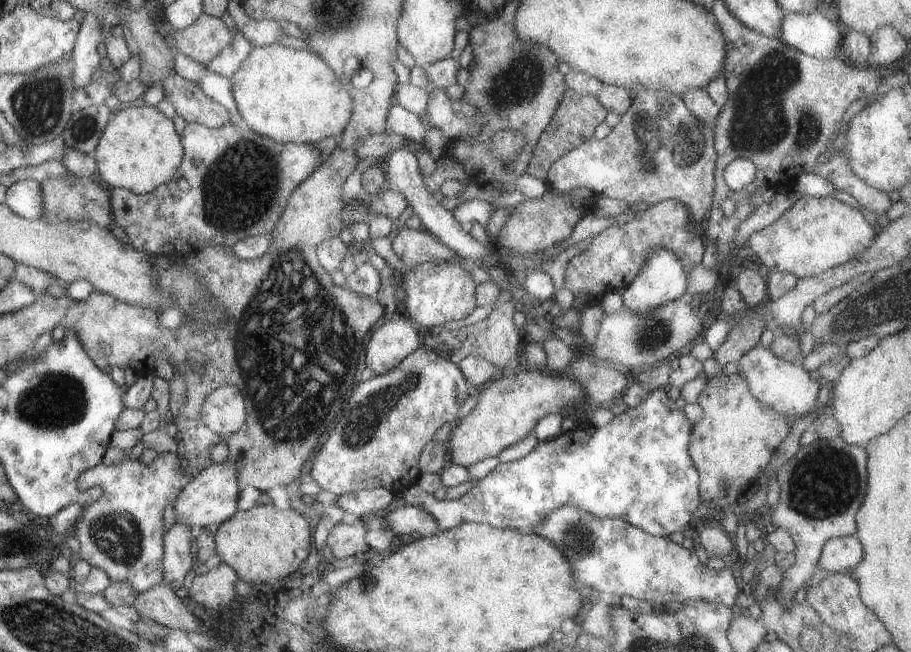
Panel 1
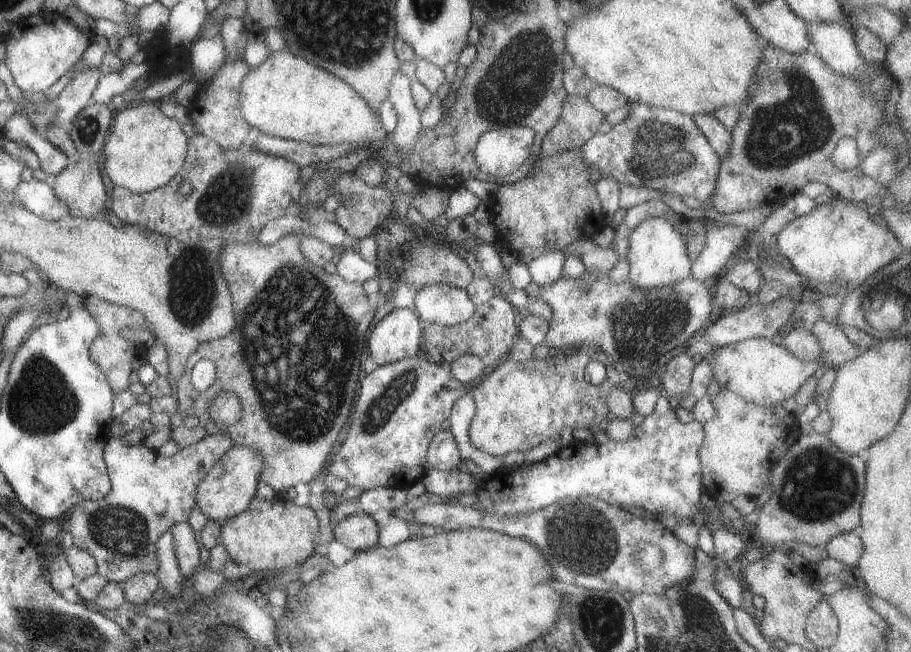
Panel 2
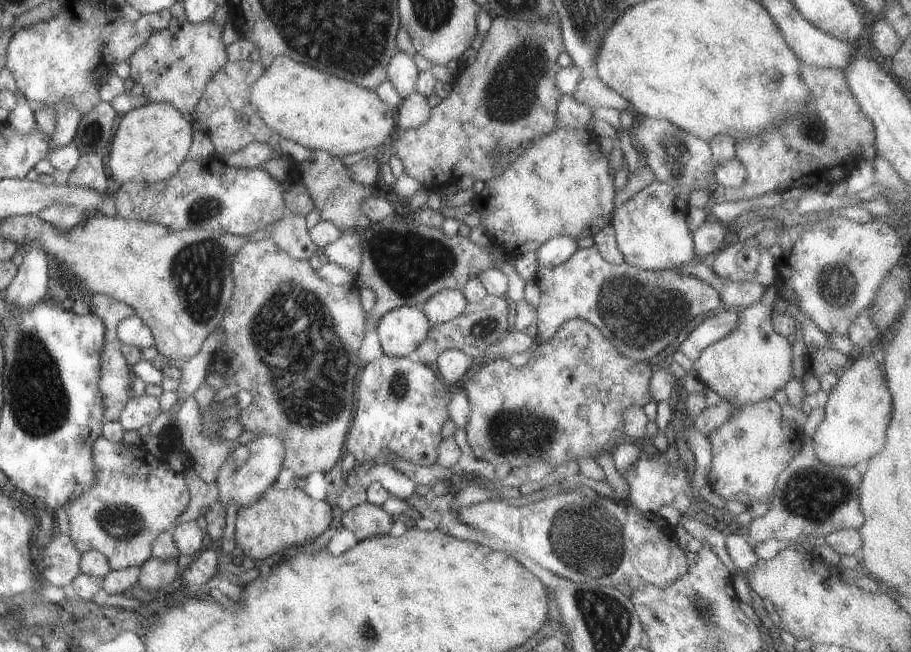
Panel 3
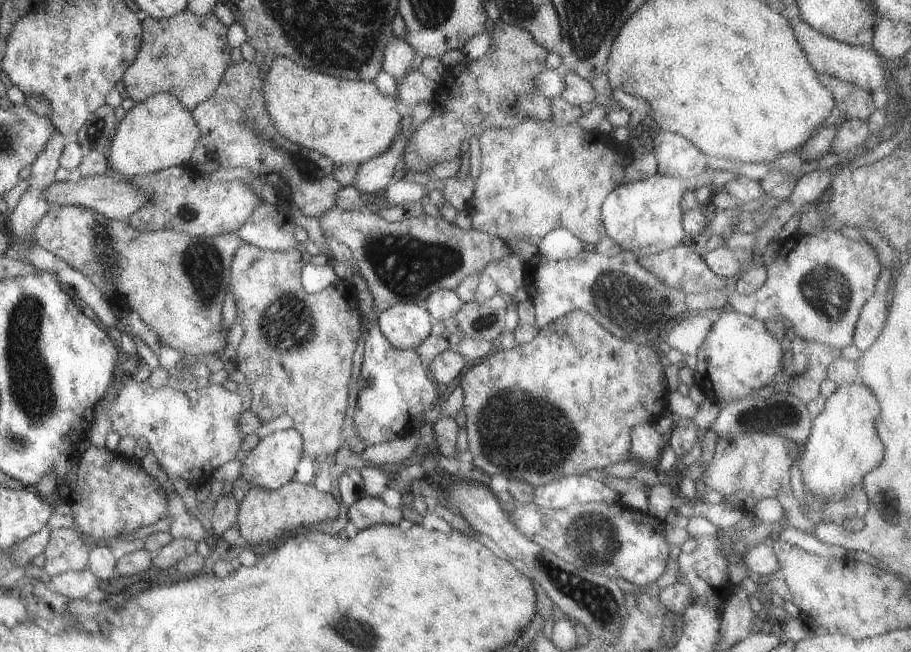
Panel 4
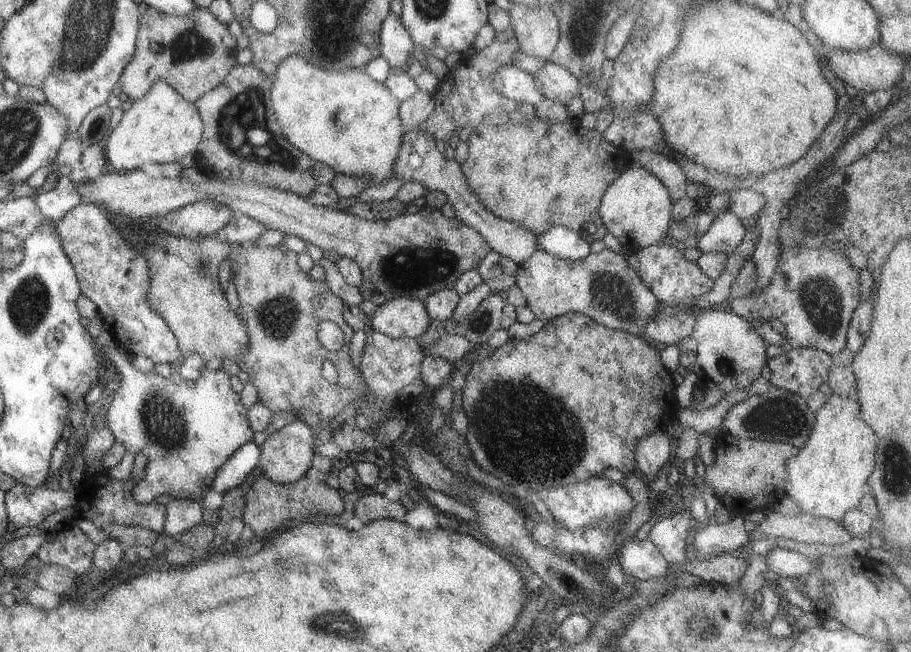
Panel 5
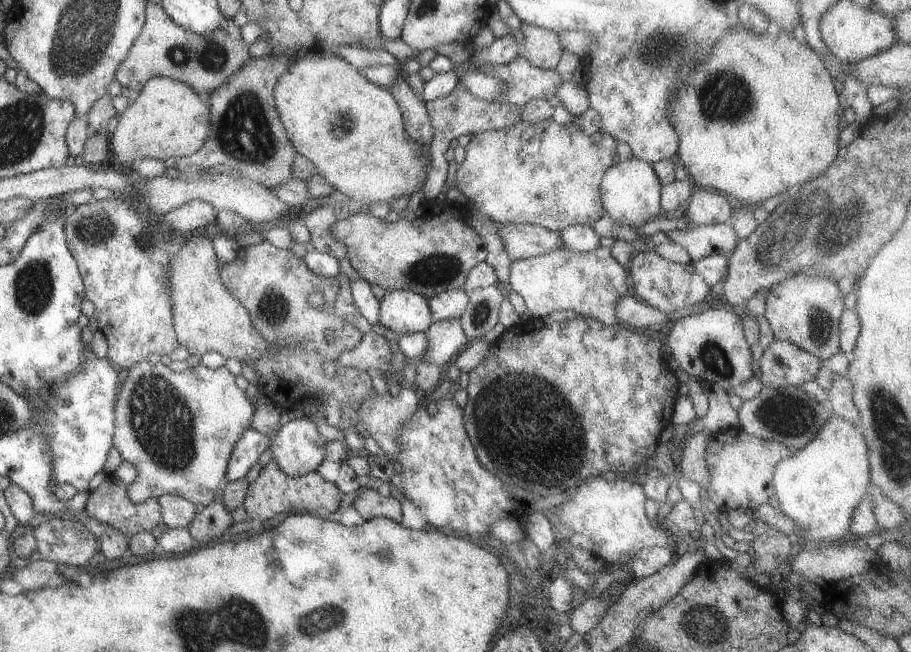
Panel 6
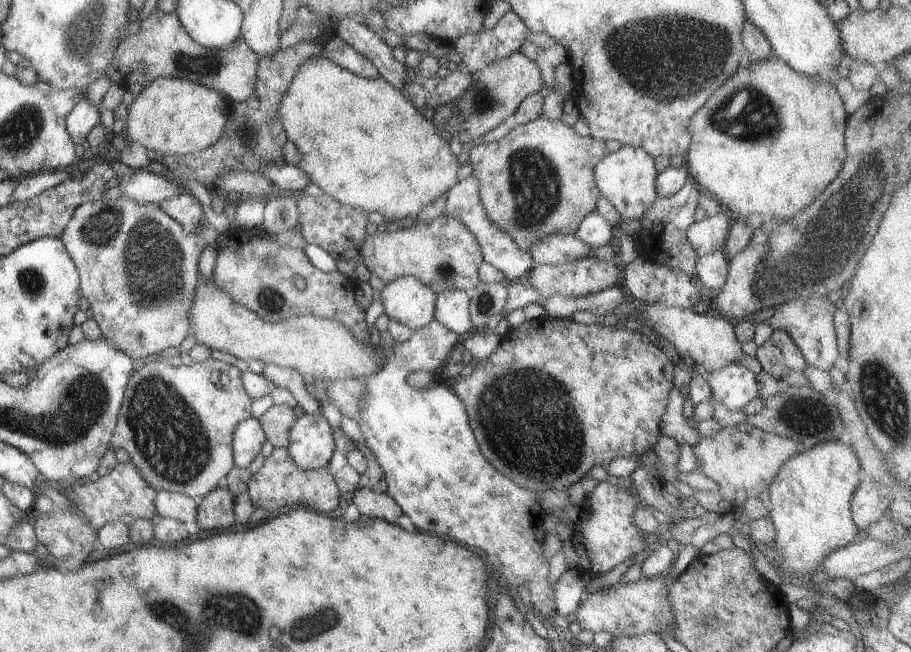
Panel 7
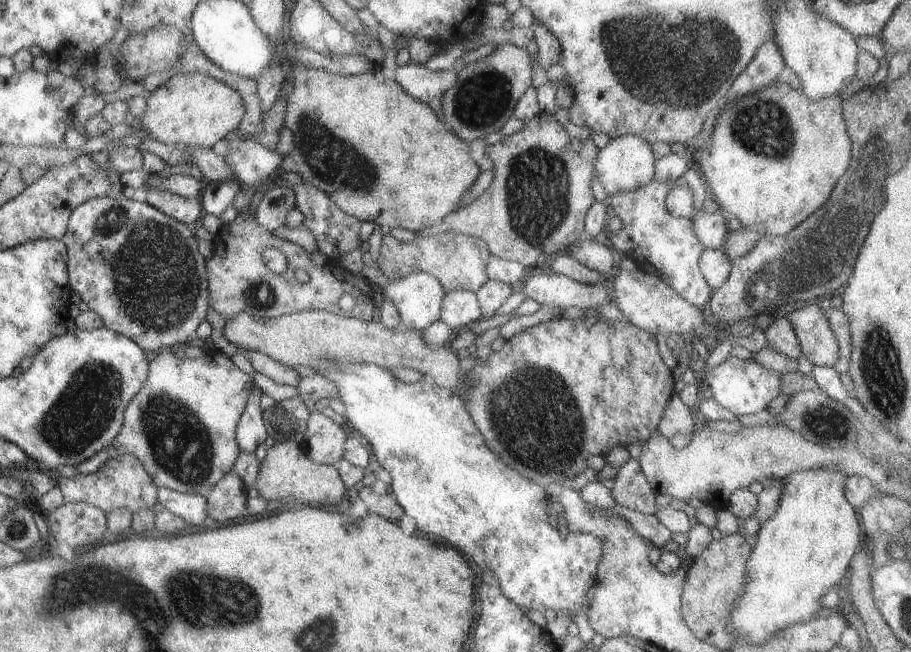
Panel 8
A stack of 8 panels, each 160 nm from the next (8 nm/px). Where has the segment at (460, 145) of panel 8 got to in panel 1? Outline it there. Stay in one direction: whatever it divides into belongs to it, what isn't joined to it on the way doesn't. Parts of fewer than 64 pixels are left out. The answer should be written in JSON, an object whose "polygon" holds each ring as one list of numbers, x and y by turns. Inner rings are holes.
{"polygon":[[271,43,251,47,245,59,228,78,236,111,250,131,278,143,316,144,327,136,338,136,347,124,352,102,329,67,313,52]]}

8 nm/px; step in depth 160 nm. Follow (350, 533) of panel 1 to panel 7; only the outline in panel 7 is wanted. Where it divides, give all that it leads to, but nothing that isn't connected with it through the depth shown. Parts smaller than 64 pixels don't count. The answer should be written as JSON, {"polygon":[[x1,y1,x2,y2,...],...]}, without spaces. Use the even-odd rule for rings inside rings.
{"polygon":[[357,488,353,492,353,504,359,514,363,514,363,517,383,518,383,520,393,522,393,524,402,512,402,510,399,510,399,506,387,496,386,492,375,493,369,488]]}

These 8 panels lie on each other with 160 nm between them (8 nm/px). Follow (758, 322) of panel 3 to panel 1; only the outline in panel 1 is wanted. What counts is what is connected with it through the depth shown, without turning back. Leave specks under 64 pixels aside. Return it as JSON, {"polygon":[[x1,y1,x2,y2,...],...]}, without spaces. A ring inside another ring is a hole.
{"polygon":[[760,344,752,346,737,359,737,368,740,377,748,384,751,396,763,406,795,420,807,416,816,408,817,381,808,378,808,372,799,363,781,360,768,347,763,348]]}

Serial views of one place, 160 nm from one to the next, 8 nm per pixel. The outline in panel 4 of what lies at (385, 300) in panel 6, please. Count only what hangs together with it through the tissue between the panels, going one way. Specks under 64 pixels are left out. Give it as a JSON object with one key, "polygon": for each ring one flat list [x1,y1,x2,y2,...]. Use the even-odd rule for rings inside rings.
{"polygon":[[395,303,376,318,377,328,396,349,414,349,430,333,433,320,422,304]]}

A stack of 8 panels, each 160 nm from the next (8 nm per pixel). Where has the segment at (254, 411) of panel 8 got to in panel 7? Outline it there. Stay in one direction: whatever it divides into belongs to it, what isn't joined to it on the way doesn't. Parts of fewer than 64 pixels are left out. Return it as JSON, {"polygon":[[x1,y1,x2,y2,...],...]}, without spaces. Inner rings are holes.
{"polygon":[[249,417,234,428,232,434,232,461,236,467,244,469,257,456,264,441,258,419]]}

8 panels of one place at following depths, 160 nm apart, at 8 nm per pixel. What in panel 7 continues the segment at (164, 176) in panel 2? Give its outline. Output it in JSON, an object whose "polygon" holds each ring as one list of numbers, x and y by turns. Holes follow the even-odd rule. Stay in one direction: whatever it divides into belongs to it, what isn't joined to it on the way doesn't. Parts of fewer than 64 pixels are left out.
{"polygon":[[157,77,142,87,127,107,122,131,129,145,137,142,145,149,164,155,191,155,217,140,228,112,228,100,202,84,182,78]]}

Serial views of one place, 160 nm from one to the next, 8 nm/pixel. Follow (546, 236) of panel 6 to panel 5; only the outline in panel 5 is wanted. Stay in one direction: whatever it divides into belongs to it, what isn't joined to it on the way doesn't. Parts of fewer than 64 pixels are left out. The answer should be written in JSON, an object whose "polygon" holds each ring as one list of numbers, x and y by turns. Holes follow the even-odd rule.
{"polygon":[[420,124,402,134,398,153,393,161,392,176,401,177,404,182,419,182,425,186,427,192,441,190,446,196,446,202,453,207,455,218,477,231,485,239,491,252,512,260,516,265,521,264,538,249,537,237,525,227,513,221,497,218,486,210,477,200,477,196,469,190,459,162,455,159,447,161,437,150,433,137,420,129]]}

